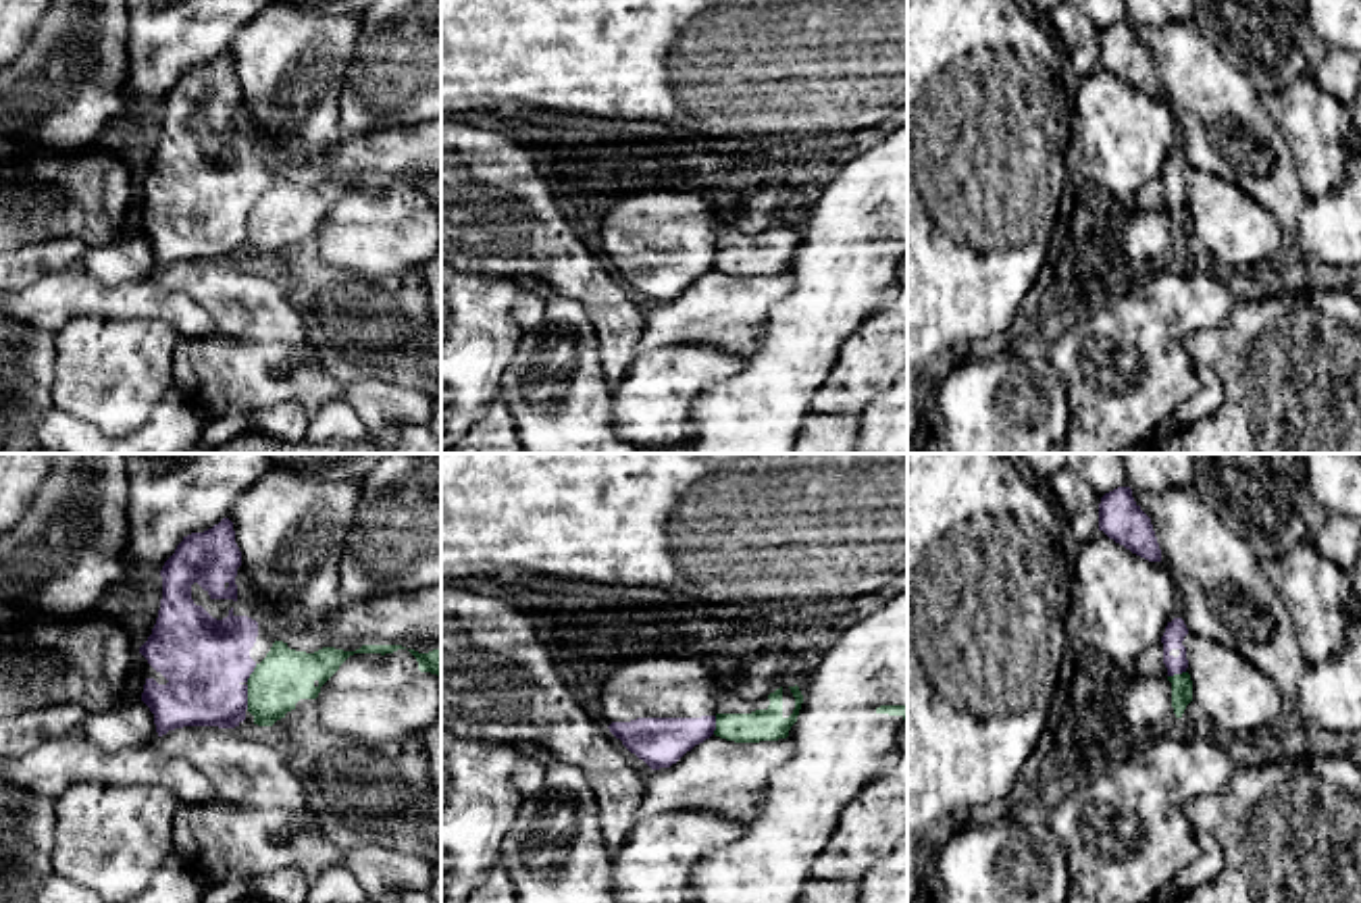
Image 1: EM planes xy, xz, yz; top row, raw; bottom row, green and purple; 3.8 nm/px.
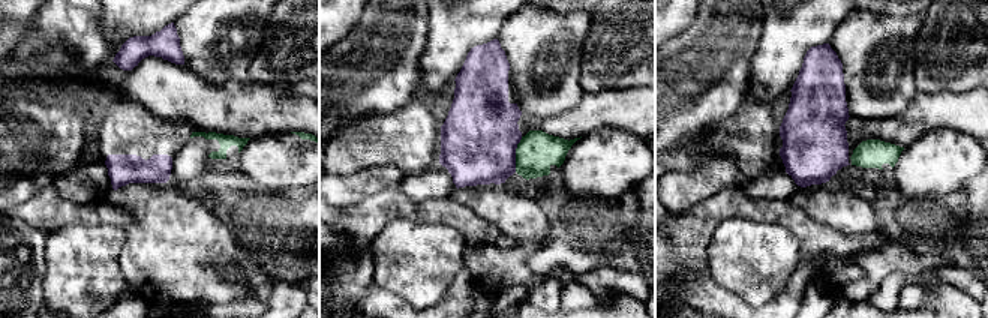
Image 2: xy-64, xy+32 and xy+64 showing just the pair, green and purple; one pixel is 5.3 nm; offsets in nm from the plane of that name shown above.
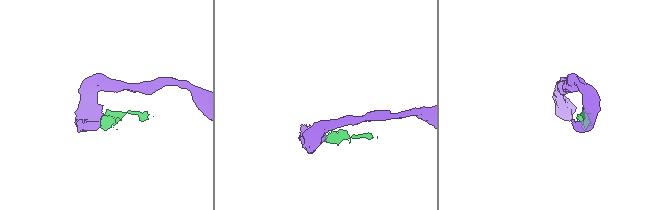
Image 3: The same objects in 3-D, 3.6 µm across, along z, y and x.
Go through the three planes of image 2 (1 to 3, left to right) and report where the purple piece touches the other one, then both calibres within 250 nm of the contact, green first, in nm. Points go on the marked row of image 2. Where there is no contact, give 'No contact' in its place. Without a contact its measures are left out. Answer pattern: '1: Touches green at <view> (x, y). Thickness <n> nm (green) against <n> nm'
1: No contact
2: Touches green at xy+32 (516, 155). Thickness 220 nm (green) against 420 nm
3: No contact

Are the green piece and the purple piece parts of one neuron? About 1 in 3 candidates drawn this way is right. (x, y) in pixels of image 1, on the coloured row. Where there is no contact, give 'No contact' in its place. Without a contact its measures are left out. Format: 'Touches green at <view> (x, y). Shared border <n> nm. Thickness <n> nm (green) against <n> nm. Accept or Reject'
Touches green at xy (248, 698). Shared border 100 nm. Thickness 220 nm (green) against 320 nm. Reject

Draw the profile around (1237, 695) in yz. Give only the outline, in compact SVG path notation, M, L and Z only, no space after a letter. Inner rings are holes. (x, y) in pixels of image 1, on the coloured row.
M1188 637L1186 660L1197 701L1213 726L1249 732L1274 726L1286 710L1278 685L1238 651L1213 639Z

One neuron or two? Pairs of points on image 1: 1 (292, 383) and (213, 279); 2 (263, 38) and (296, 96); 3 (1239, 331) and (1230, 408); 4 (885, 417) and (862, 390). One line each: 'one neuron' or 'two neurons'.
1: one neuron
2: one neuron
3: one neuron
4: two neurons

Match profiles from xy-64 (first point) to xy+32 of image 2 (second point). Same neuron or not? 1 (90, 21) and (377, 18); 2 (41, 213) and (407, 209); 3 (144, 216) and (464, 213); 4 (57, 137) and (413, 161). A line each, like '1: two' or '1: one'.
1: one
2: one
3: two
4: one

